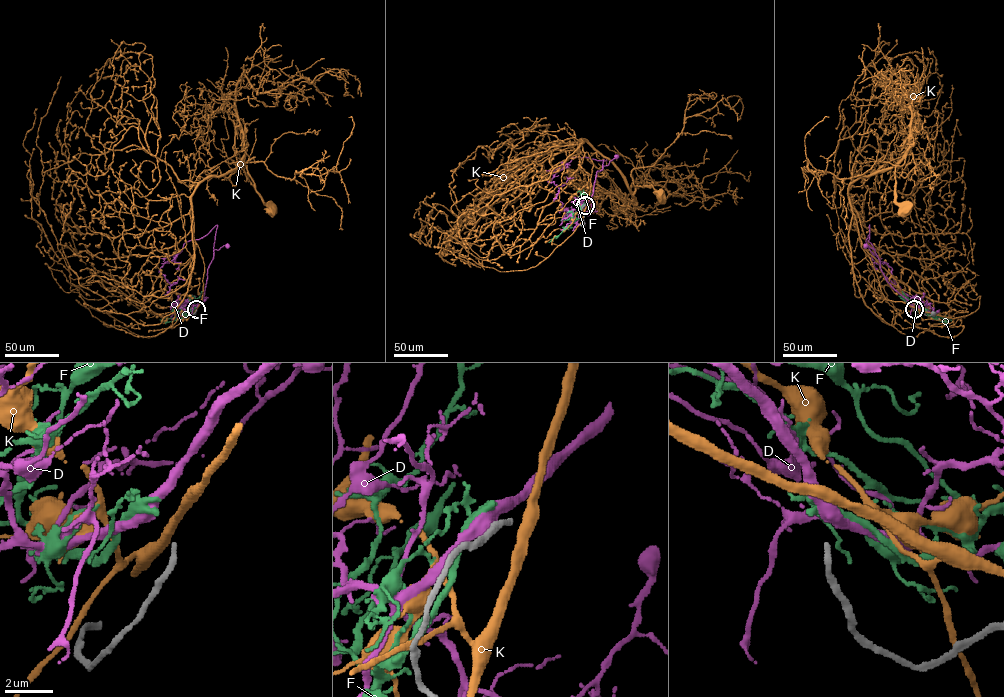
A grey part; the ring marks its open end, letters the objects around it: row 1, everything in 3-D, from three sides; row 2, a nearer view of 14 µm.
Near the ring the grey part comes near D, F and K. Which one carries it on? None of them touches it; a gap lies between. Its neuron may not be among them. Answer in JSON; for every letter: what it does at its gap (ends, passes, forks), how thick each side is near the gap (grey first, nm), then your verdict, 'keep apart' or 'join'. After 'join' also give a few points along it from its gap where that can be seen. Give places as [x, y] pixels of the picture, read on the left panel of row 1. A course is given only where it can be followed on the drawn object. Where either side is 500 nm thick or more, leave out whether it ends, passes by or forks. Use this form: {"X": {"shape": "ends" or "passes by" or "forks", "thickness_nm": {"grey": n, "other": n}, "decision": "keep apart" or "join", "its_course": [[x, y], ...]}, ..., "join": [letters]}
{"D": {"shape": "passes by", "thickness_nm": {"grey": 240, "other": 480}, "decision": "keep apart"}, "F": {"shape": "passes by", "thickness_nm": {"grey": 240, "other": 200}, "decision": "join", "its_course": [[196, 308], [190, 308], [189, 314], [176, 320], [159, 320]]}, "K": {"shape": "passes by", "thickness_nm": {"grey": 240, "other": 400}, "decision": "keep apart"}, "join": ["F"]}

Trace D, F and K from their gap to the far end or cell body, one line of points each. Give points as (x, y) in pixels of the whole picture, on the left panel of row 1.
D: (195, 308), (203, 297), (214, 250), (227, 246)
F: (196, 308), (190, 308), (189, 314), (176, 320), (159, 320)
K: (197, 308), (204, 262), (194, 239), (193, 191), (205, 179), (231, 172), (243, 158), (256, 192), (271, 208)

